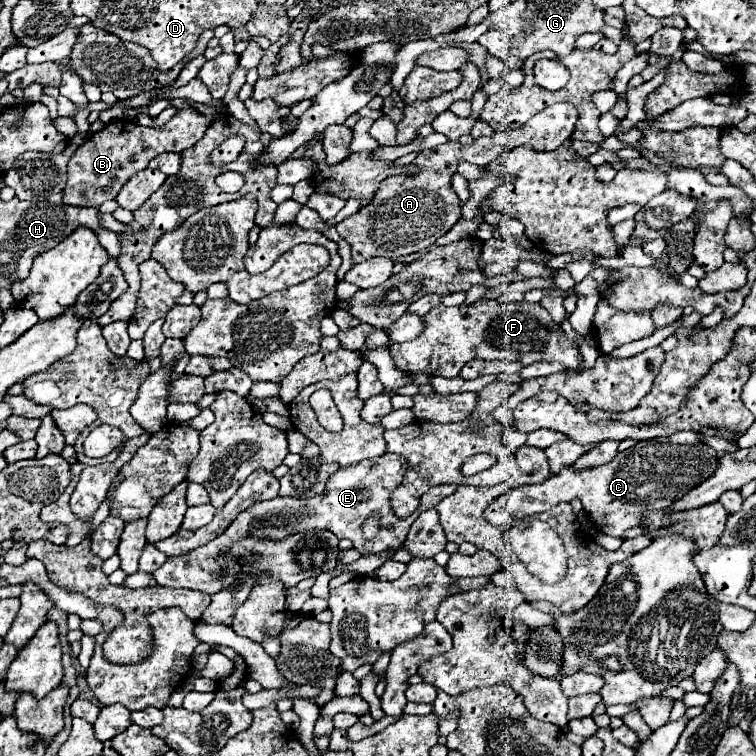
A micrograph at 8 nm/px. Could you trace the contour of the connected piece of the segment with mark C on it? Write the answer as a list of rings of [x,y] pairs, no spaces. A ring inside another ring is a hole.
[[[676,432],[664,438],[652,438],[648,442],[636,442],[636,446],[618,452],[610,462],[594,468],[576,470],[564,466],[558,474],[546,478],[540,484],[524,484],[512,488],[494,498],[484,510],[484,518],[500,528],[510,526],[516,520],[546,512],[560,502],[572,502],[580,498],[584,510],[597,530],[624,538],[624,532],[640,526],[644,512],[654,512],[670,506],[676,498],[682,498],[688,490],[712,476],[718,466],[716,452],[706,446],[696,432]]]

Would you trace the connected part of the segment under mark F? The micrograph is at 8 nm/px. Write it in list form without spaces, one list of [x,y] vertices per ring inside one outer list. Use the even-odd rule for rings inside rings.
[[[480,300],[470,306],[438,304],[424,316],[424,322],[426,330],[418,338],[390,346],[396,368],[404,372],[456,378],[460,368],[470,360],[506,358],[522,362],[524,366],[532,362],[558,362],[564,364],[566,370],[576,370],[582,364],[578,348],[552,320],[548,310],[526,300],[518,304],[500,304],[496,300]]]

